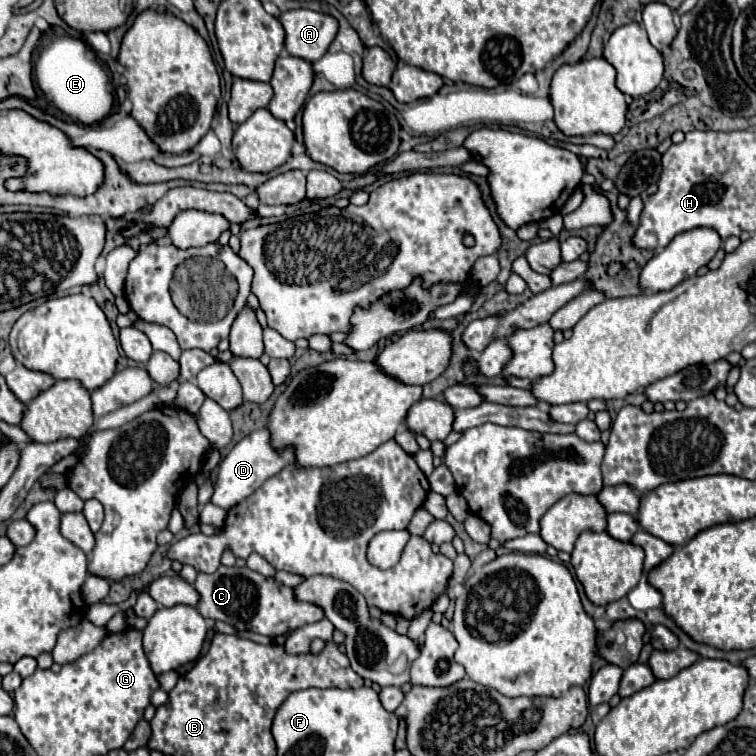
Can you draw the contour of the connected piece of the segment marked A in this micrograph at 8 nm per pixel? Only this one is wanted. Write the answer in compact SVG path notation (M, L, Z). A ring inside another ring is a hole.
M304 8L282 12L280 22L286 30L288 54L308 62L320 60L338 32L336 18Z

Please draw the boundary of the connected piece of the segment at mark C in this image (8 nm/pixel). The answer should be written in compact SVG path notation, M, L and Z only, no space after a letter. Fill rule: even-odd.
M220 566L214 574L198 574L194 588L200 594L196 610L204 618L222 620L236 630L272 636L324 618L324 610L318 604L304 604L302 600L296 600L290 586L284 586L274 578L266 578L248 566Z

